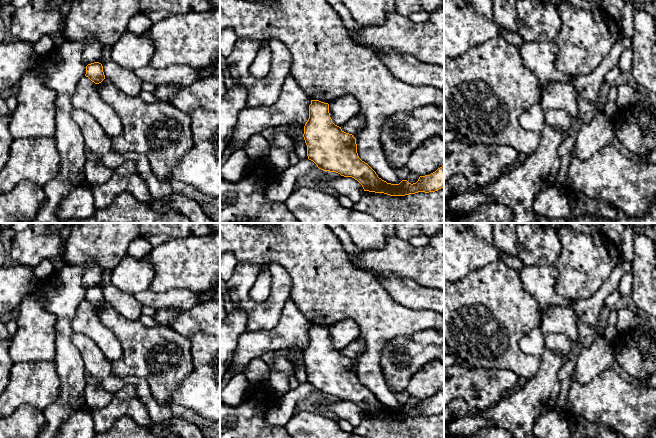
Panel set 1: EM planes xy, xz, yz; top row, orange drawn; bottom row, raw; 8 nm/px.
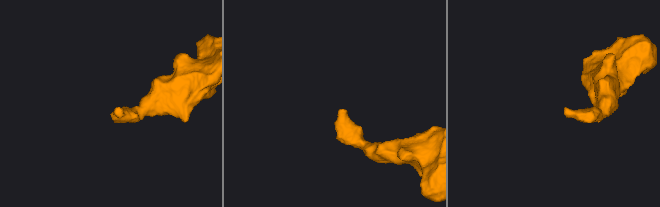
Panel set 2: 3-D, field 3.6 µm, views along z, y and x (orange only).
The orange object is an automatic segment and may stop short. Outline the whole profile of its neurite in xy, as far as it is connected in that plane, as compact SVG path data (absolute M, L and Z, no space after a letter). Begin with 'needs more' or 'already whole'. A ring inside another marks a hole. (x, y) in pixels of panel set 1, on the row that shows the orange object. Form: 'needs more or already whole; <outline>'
already whole; M94 62L86 66L86 77L88 77L95 84L101 83L105 79L103 66L99 62Z

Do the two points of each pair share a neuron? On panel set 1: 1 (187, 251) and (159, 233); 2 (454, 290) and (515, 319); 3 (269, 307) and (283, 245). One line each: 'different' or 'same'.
1: different
2: same
3: different

